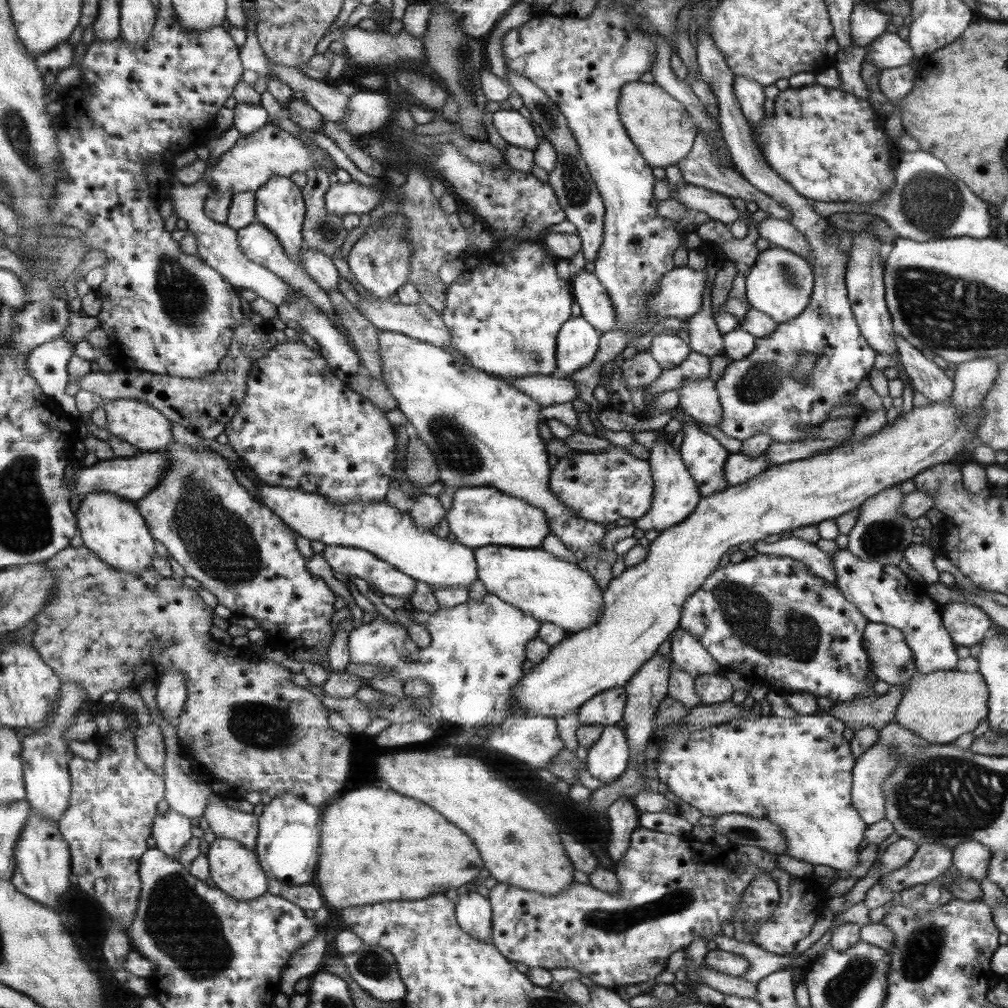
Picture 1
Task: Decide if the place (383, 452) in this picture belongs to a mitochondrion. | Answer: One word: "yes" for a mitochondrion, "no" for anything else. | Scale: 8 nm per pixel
no

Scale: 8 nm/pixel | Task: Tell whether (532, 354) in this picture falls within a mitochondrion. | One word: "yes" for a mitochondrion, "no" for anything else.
yes

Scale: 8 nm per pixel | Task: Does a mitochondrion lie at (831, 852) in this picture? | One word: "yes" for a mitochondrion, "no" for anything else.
no

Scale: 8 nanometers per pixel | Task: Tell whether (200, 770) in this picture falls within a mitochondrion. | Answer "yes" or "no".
no

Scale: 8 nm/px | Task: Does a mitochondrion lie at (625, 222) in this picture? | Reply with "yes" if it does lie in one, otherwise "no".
no

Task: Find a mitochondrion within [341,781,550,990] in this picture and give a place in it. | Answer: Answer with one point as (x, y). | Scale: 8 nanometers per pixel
(374, 965)

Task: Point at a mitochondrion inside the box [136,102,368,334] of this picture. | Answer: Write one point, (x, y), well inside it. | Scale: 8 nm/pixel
(181, 296)

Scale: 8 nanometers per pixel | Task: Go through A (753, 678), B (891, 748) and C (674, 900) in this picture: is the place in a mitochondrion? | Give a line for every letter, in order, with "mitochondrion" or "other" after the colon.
A: other
B: mitochondrion
C: mitochondrion

